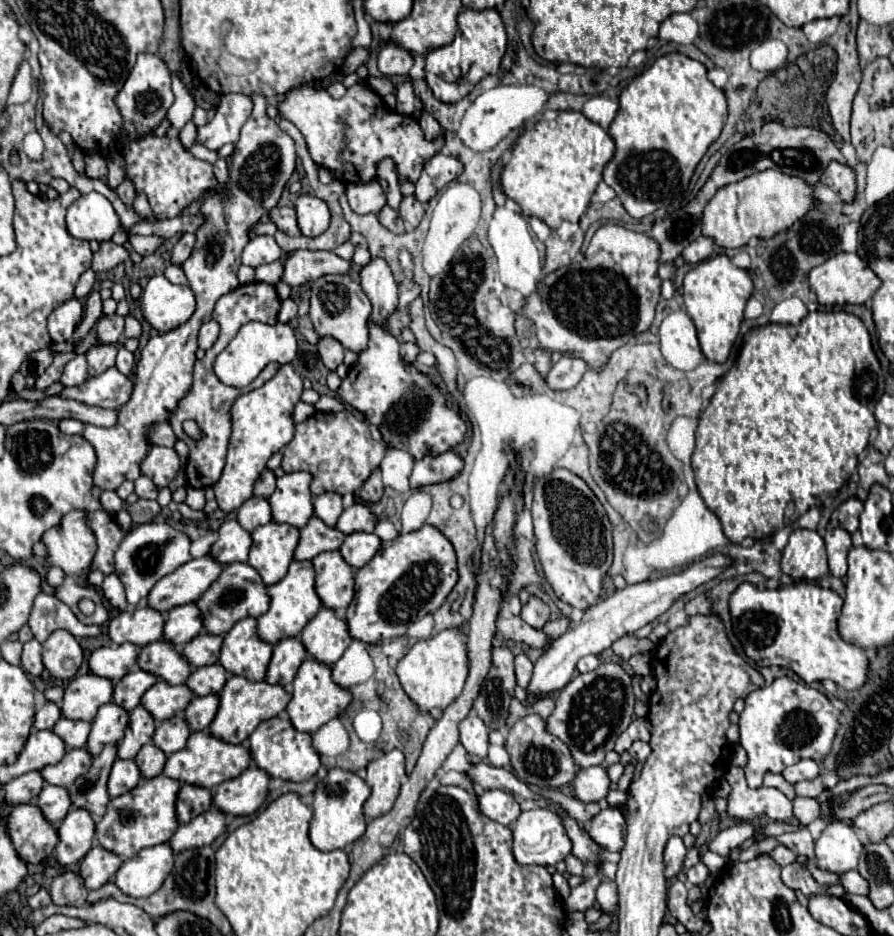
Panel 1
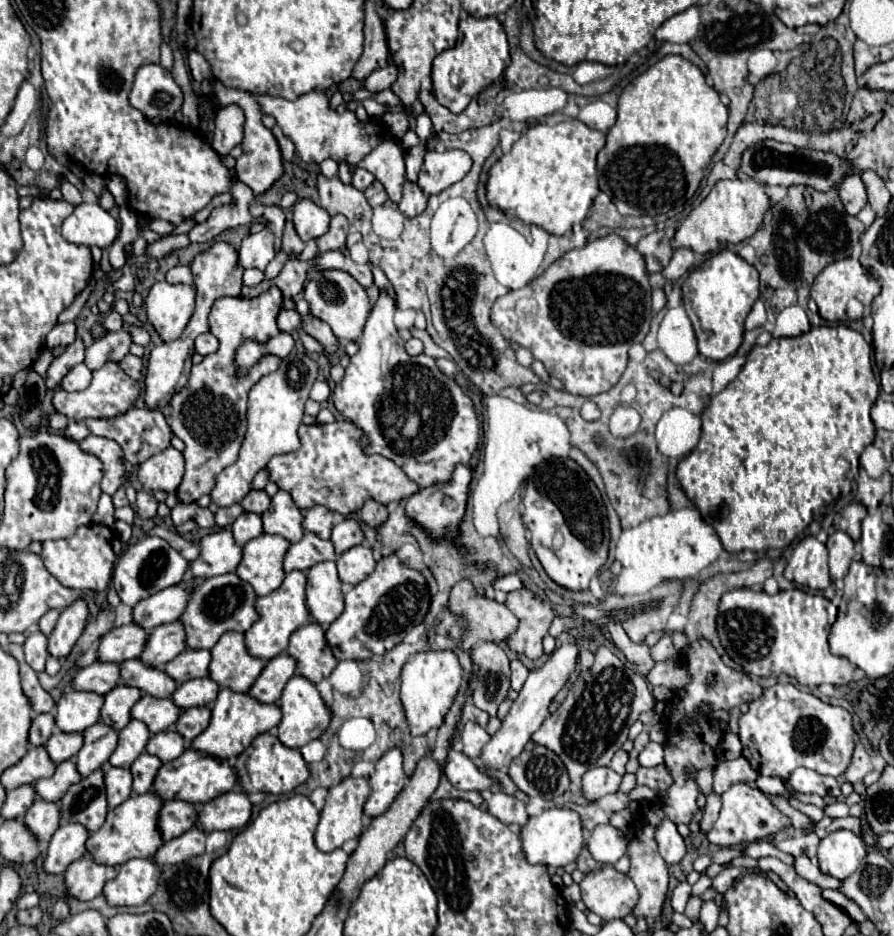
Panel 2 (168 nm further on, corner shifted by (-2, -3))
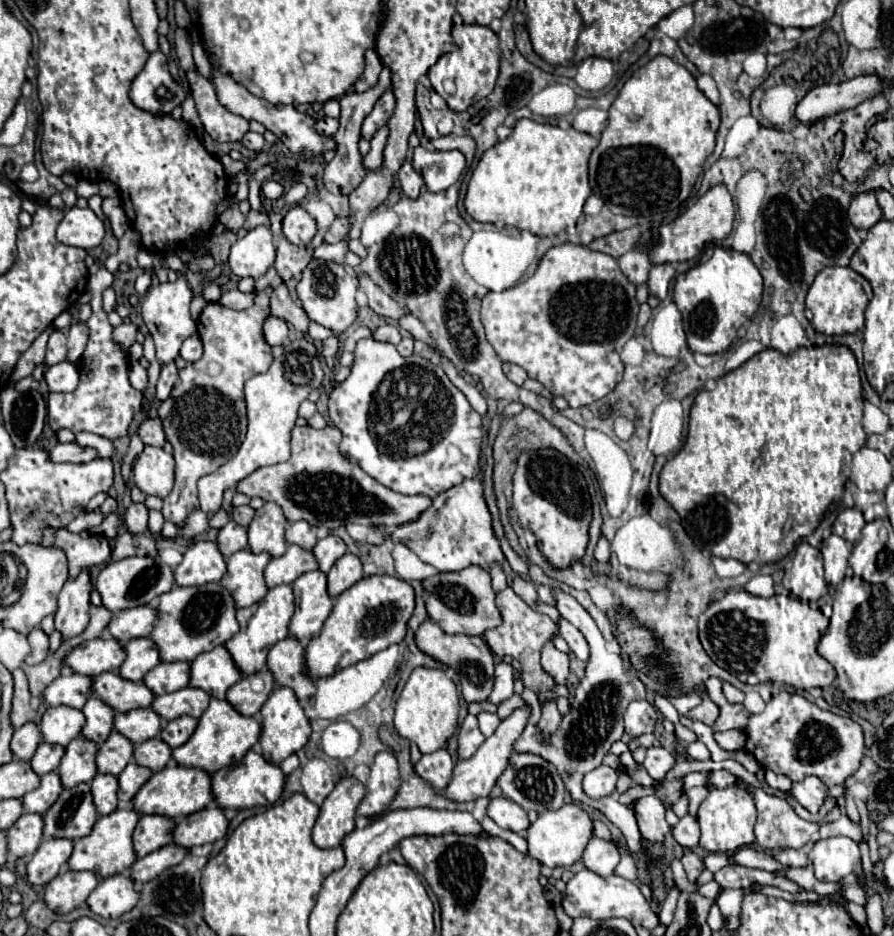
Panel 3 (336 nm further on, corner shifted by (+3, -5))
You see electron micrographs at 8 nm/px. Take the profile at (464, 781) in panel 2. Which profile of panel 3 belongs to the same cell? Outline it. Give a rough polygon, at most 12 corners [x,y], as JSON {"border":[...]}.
{"border":[[447,749],[423,755],[415,771],[435,791],[451,783],[455,763]]}

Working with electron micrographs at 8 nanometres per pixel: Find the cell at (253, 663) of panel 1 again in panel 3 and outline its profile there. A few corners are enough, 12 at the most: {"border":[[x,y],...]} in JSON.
{"border":[[225,645],[191,663],[191,687],[225,699],[243,679]]}

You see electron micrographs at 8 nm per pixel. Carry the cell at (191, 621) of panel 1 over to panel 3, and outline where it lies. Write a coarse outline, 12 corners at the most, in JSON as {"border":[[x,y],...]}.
{"border":[[149,637],[125,643],[127,659],[119,675],[129,681],[143,677],[161,663]]}

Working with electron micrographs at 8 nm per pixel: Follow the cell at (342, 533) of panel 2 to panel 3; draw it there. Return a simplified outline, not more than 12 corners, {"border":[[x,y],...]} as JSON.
{"border":[[337,535],[317,541],[319,571],[329,573],[347,545]]}

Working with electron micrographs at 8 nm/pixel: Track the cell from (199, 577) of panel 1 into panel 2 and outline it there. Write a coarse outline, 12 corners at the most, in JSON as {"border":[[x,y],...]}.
{"border":[[182,583],[134,605],[146,631],[178,621],[190,589]]}

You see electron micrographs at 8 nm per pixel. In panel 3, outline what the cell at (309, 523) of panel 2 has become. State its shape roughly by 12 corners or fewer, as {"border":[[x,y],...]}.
{"border":[[289,523],[285,539],[303,549],[317,543],[317,527]]}

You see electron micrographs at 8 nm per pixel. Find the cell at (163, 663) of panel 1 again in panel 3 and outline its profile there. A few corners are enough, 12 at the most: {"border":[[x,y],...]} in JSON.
{"border":[[113,671],[97,675],[93,691],[115,711],[149,707],[143,681]]}

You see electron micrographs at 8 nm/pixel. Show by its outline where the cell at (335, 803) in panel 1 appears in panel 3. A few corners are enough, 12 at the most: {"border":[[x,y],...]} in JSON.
{"border":[[341,777],[313,827],[319,849],[339,847],[355,829],[365,787]]}

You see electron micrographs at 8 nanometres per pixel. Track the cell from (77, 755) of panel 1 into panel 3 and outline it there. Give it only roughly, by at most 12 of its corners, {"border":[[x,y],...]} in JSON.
{"border":[[59,773],[41,777],[35,791],[23,795],[25,813],[45,813],[61,795]]}

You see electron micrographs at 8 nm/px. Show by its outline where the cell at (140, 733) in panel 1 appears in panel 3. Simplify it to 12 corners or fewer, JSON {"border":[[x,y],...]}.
{"border":[[119,731],[97,753],[99,773],[119,775],[135,745]]}

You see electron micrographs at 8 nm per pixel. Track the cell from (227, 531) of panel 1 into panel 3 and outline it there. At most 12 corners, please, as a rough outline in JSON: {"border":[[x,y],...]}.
{"border":[[197,541],[175,567],[177,585],[221,581],[217,543]]}

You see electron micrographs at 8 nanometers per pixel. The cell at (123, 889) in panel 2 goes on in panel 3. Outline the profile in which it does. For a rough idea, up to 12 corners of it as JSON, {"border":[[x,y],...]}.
{"border":[[123,873],[101,879],[89,909],[117,919],[141,899]]}

